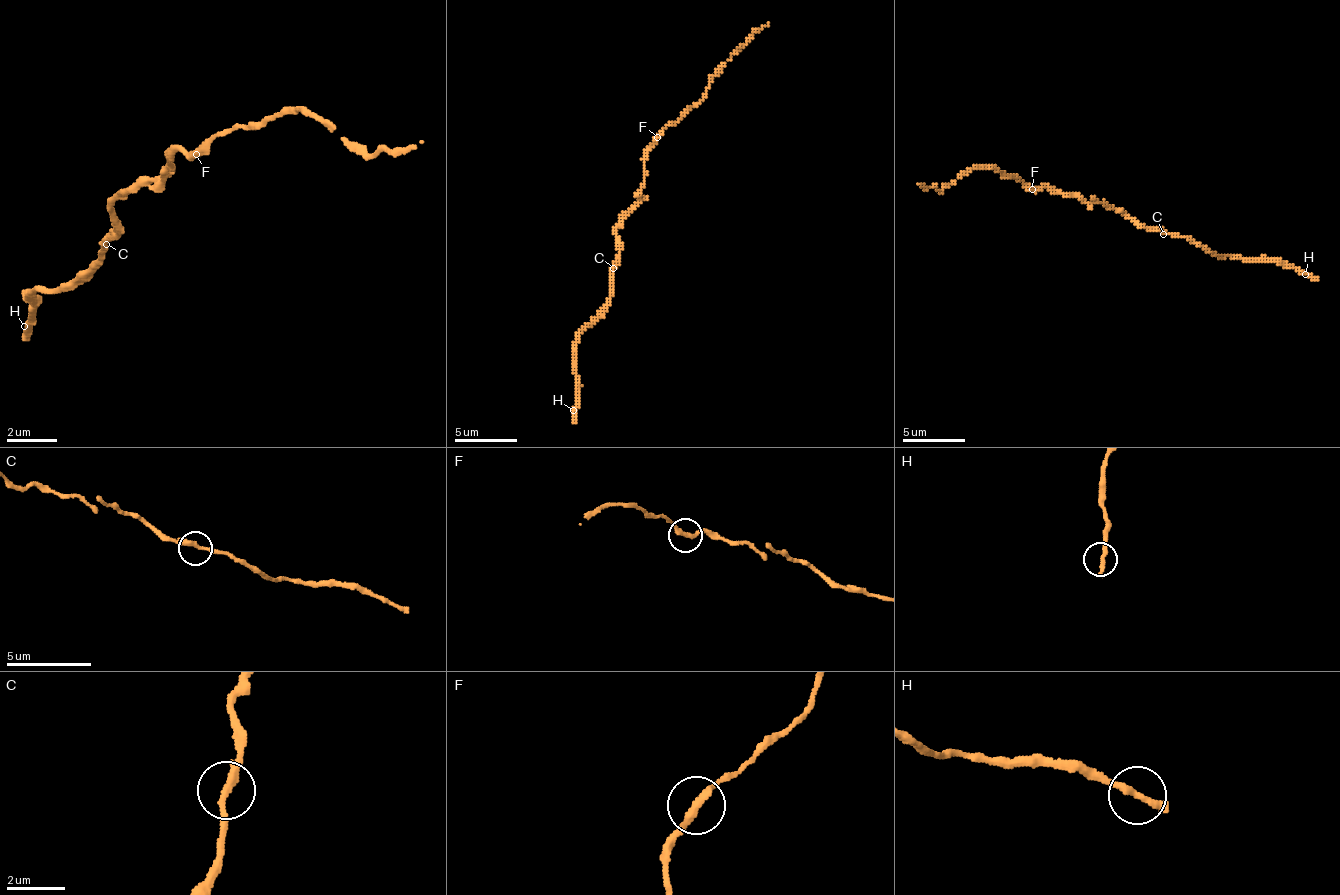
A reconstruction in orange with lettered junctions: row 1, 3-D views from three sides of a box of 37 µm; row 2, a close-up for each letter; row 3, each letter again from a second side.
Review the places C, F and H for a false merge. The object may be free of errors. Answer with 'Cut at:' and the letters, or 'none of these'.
Cut at: none of these

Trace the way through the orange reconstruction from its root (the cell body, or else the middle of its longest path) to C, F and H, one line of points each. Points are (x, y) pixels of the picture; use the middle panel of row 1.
C: (629, 209), (629, 215), (616, 230), (619, 255), (613, 268)
F: (629, 209), (638, 199), (638, 190), (644, 181), (644, 156), (657, 137)
H: (629, 209), (616, 230), (619, 255), (610, 299), (576, 345), (573, 410)

